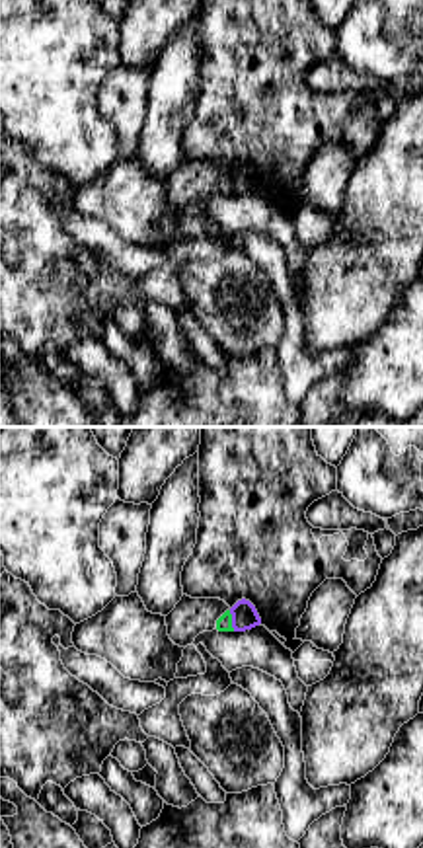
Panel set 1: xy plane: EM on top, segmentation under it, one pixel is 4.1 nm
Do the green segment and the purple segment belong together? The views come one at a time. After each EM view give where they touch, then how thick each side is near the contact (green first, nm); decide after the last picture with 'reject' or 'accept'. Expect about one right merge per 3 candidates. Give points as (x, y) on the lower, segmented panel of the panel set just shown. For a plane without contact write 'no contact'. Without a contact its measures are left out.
meets green at (230, 620); 60 nm thick on the green side, 110 nm on the other

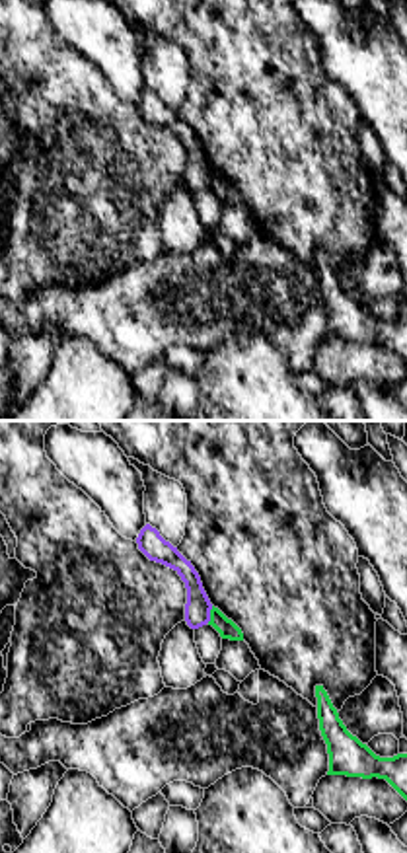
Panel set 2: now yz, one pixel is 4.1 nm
meets green at (211, 614); 80 nm thick on the green side, 110 nm on the other

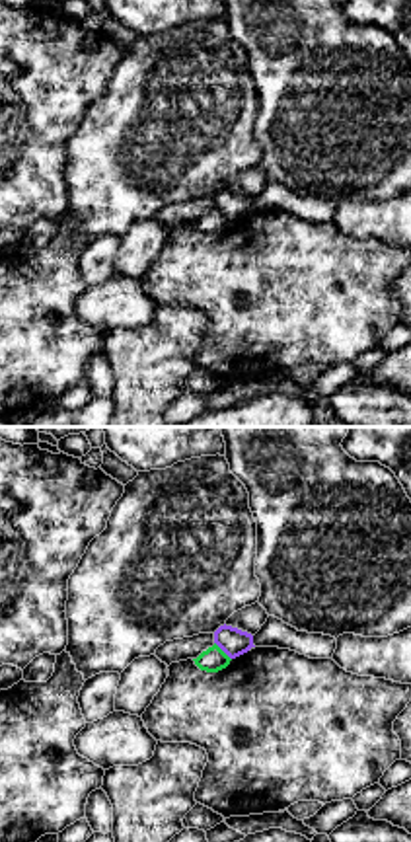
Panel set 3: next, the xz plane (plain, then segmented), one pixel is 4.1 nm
meets green at (223, 651); 100 nm thick on the green side, 120 nm on the other

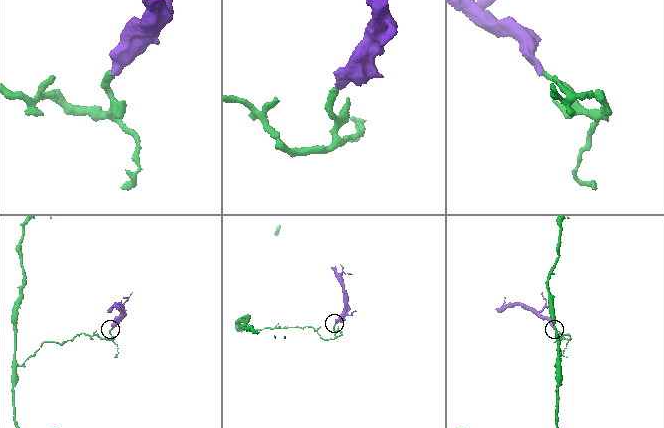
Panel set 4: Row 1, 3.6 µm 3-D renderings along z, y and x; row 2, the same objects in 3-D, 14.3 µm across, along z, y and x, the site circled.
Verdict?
reject

